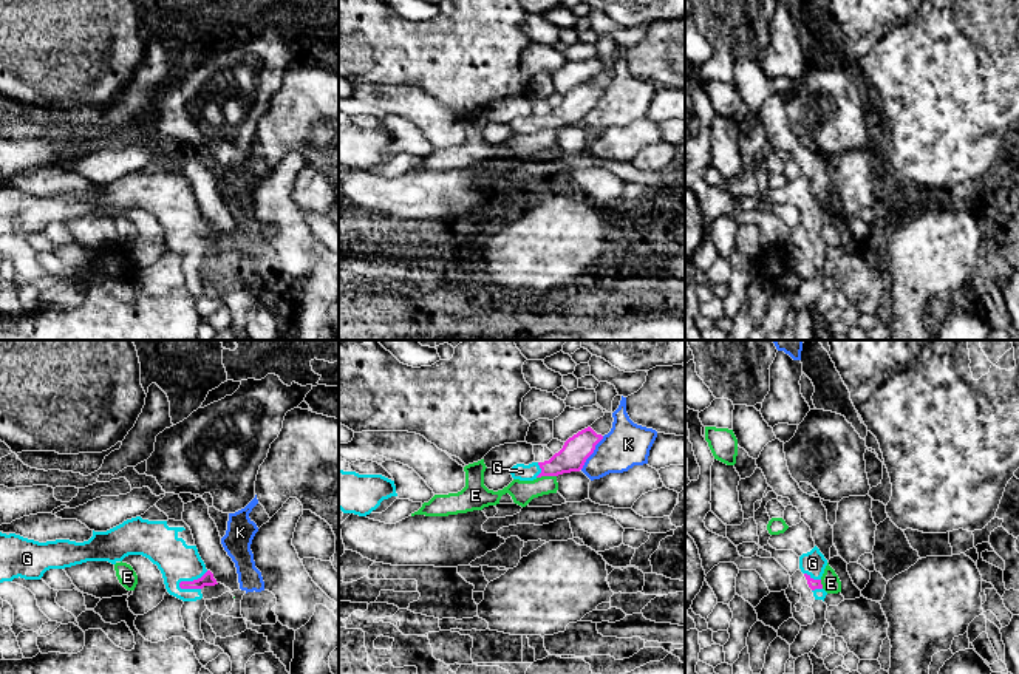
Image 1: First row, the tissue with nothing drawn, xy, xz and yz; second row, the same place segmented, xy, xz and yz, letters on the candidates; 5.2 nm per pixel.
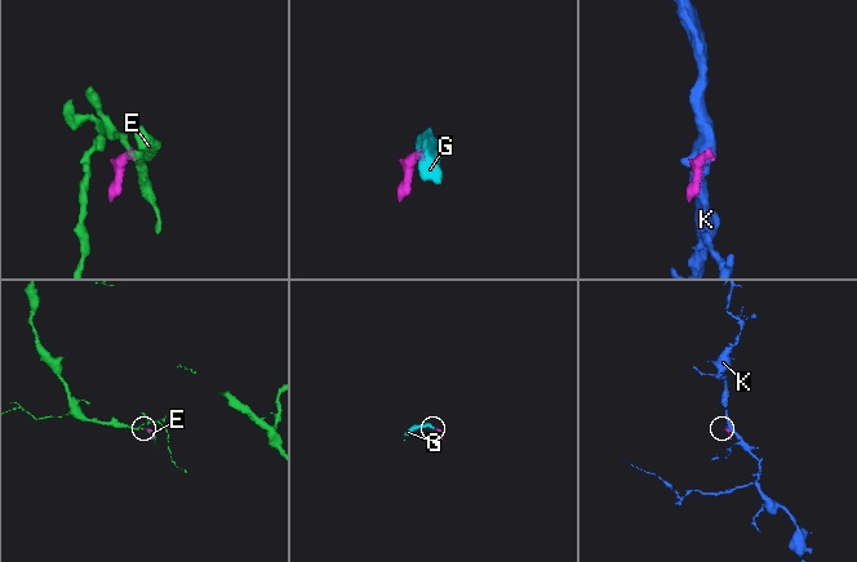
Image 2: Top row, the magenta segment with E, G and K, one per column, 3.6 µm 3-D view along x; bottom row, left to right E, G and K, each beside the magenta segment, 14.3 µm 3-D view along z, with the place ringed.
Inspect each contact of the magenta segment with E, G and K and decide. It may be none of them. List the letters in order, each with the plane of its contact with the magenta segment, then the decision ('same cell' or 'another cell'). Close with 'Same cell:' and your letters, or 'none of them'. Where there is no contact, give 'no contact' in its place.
E: meets magenta in xz; another cell
G: meets magenta in xy; same cell
K: meets magenta in xz; another cell
Same cell: G

